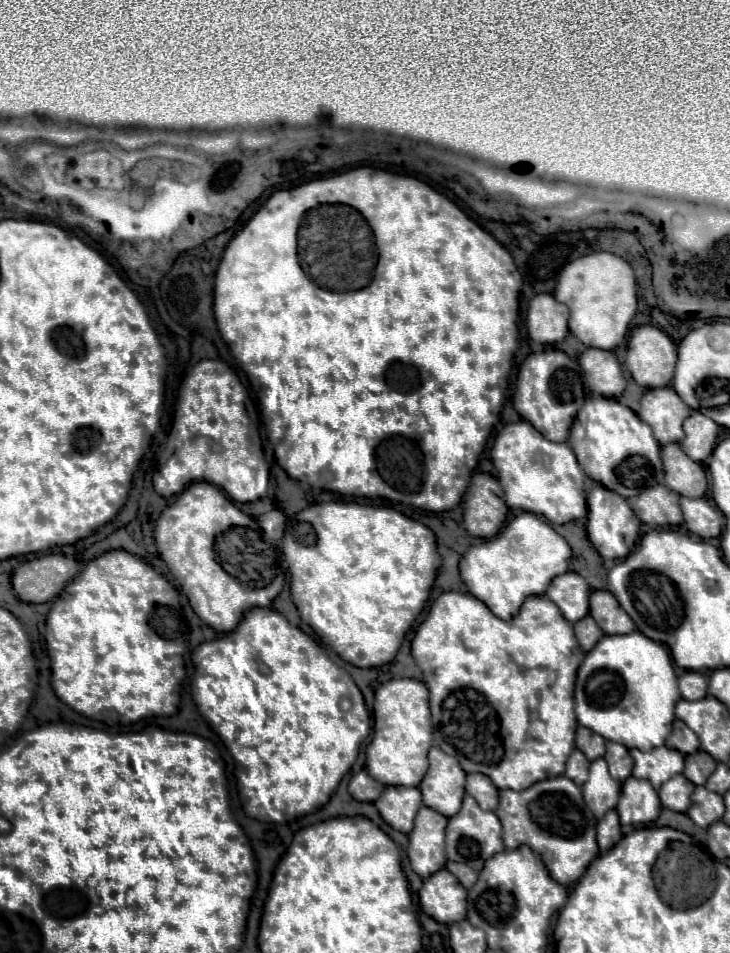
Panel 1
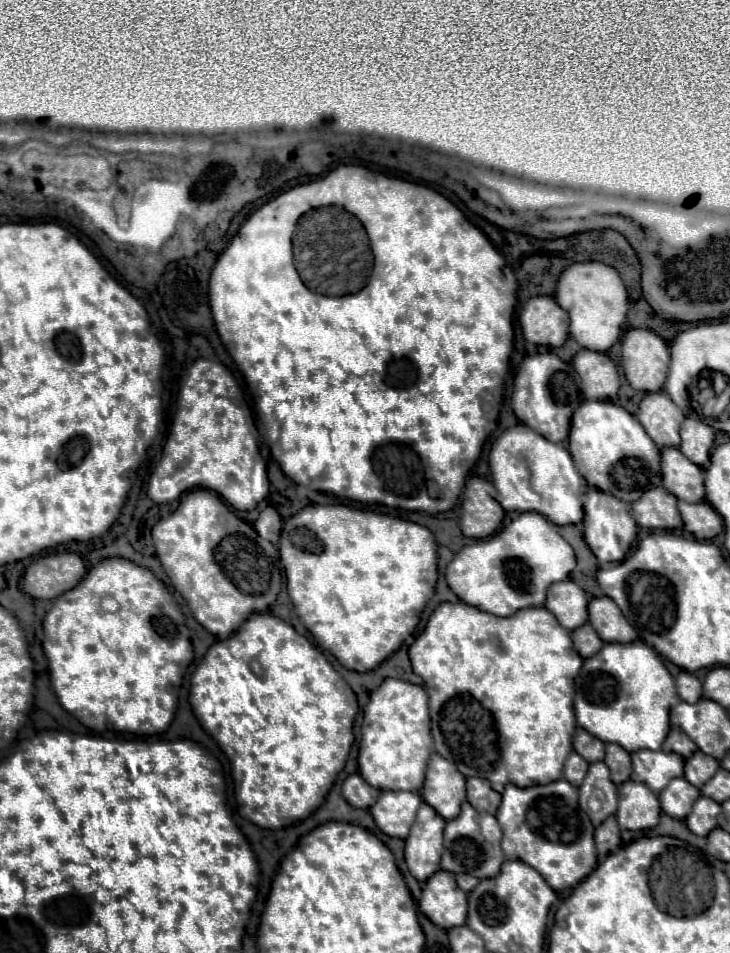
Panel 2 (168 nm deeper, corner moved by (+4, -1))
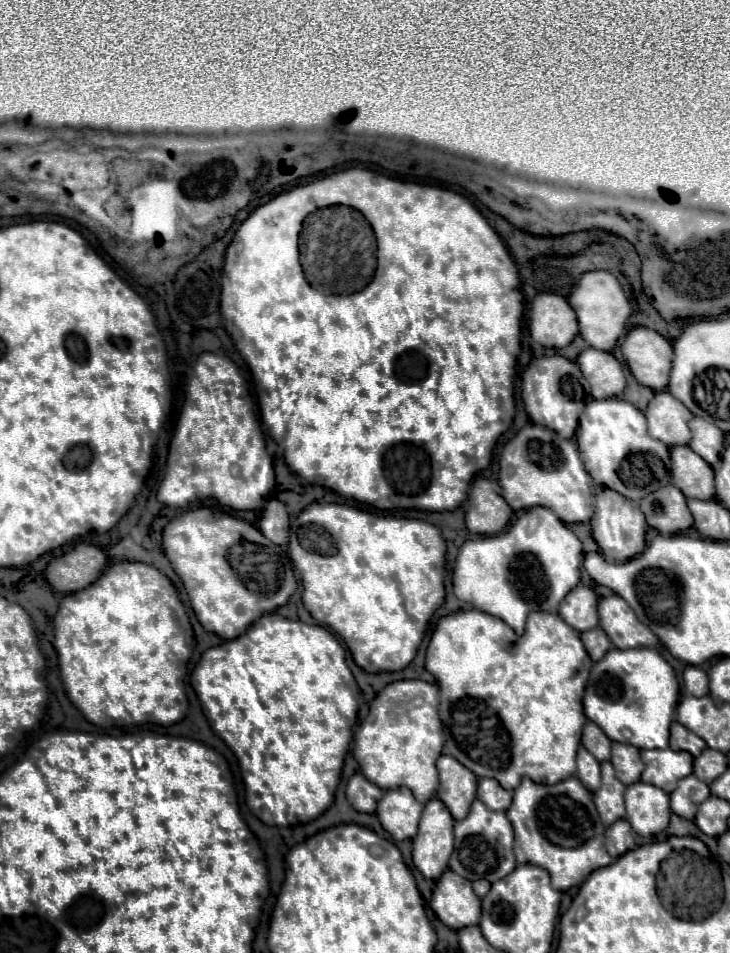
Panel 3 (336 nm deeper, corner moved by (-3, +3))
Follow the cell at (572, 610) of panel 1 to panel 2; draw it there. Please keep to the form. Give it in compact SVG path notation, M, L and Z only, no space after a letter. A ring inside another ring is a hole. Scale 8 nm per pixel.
M558 581L548 589L546 609L554 613L558 623L568 631L578 629L588 621L588 597L574 581Z

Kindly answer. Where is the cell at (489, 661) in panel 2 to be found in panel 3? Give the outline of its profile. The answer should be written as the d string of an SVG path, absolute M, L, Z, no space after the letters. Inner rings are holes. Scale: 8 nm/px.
M461 609L461 611L455 611L455 613L449 613L449 615L441 617L435 631L433 631L433 635L431 635L429 647L427 647L425 669L437 679L439 691L441 691L439 715L441 715L443 727L449 729L449 731L445 731L443 753L447 753L447 755L455 757L457 761L461 761L461 765L465 765L477 777L497 779L501 783L501 787L509 789L509 791L513 791L517 787L517 777L529 777L529 779L533 779L537 783L545 783L545 785L555 785L557 781L563 781L563 779L571 777L575 773L575 755L577 755L577 749L579 749L579 743L581 743L583 725L587 723L587 717L583 713L583 691L585 691L585 683L589 679L591 665L593 665L593 661L587 655L579 633L573 627L569 627L565 621L561 621L561 617L555 615L555 613L547 613L547 611L529 613L523 635L517 635L499 617L493 617L493 615L483 613L479 609Z

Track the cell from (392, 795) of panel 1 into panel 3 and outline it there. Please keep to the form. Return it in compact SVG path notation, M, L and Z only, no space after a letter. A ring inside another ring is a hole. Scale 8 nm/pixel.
M399 787L385 791L377 805L377 817L383 829L393 839L413 839L417 835L417 825L421 817L423 803L415 799L409 787Z

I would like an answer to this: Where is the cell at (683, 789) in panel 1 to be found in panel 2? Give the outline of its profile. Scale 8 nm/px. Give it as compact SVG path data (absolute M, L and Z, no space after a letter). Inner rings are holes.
M676 777L668 787L658 795L662 811L674 819L684 819L690 813L690 805L700 797L698 787L690 785L684 777Z

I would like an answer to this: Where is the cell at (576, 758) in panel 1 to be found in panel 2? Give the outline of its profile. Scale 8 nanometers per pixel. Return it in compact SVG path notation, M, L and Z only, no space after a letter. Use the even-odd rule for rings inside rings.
M572 751L564 763L564 779L570 781L574 787L580 787L586 777L586 771L588 771L588 763L576 751Z

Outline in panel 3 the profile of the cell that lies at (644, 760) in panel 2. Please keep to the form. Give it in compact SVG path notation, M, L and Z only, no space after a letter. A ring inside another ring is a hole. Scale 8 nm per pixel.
M643 749L641 759L645 763L641 781L657 785L665 793L671 793L677 787L677 781L693 771L693 757L685 751Z

